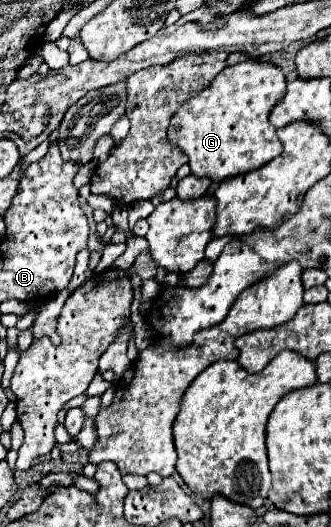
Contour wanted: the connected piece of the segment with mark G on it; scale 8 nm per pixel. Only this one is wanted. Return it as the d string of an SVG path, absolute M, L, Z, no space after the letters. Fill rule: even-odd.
M250 58L246 62L226 66L224 72L220 72L220 76L206 90L188 100L188 104L184 104L180 112L176 112L168 128L168 140L190 158L188 164L192 168L192 174L198 178L206 176L214 182L222 182L226 178L252 172L282 154L282 144L268 116L270 110L284 98L284 94L286 94L286 78L282 70L270 62L258 62Z

